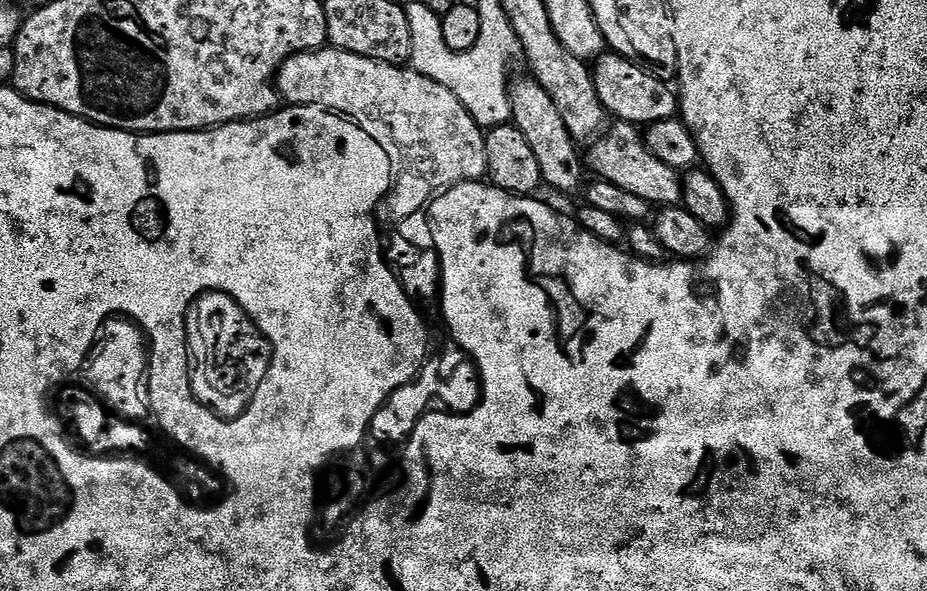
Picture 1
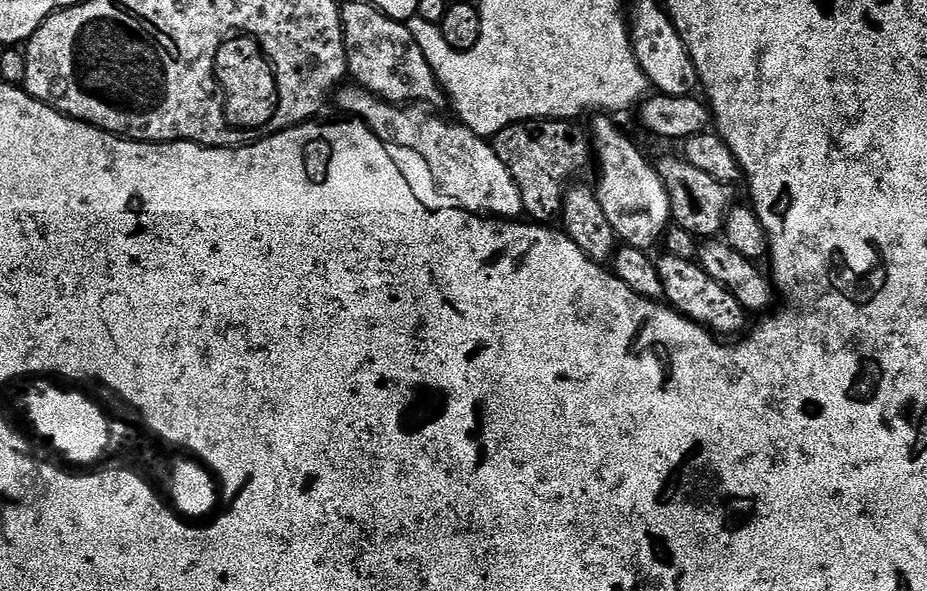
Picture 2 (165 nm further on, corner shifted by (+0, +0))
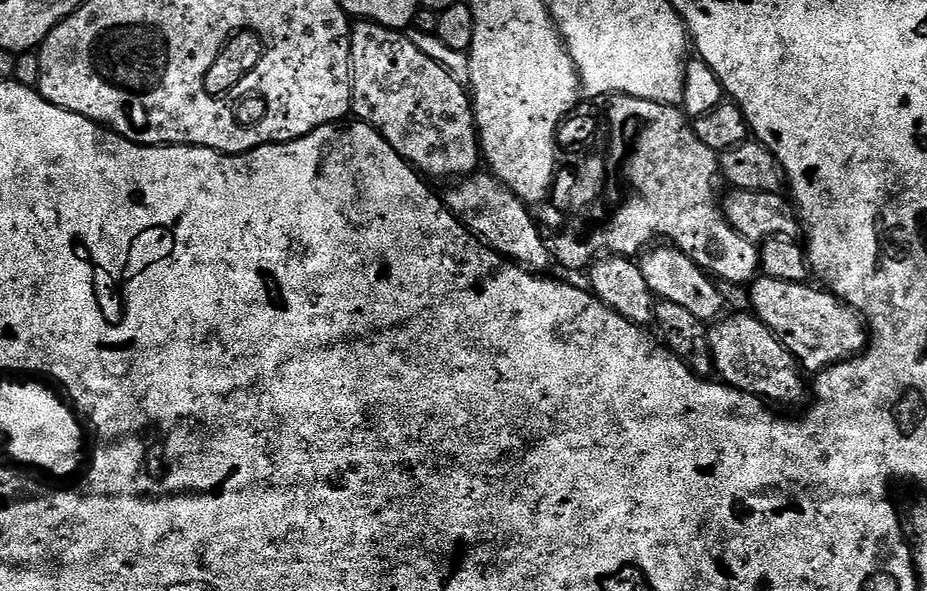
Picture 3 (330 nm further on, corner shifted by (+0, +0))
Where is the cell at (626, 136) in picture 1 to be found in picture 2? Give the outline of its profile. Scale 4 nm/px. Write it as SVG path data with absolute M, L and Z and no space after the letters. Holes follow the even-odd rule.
M679 155L676 156L668 156L658 164L660 178L666 188L666 194L670 198L674 224L681 227L682 230L688 231L695 238L719 237L728 220L728 213L734 207L733 189L727 184L718 182L718 178L690 166L688 161Z

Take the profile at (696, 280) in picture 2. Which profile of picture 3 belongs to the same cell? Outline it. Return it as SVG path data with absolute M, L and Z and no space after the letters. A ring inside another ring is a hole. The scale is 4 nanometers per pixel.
M755 314L728 315L713 323L708 333L714 370L718 376L720 374L719 379L731 388L737 388L747 396L758 396L765 402L802 403L805 373L792 351Z

